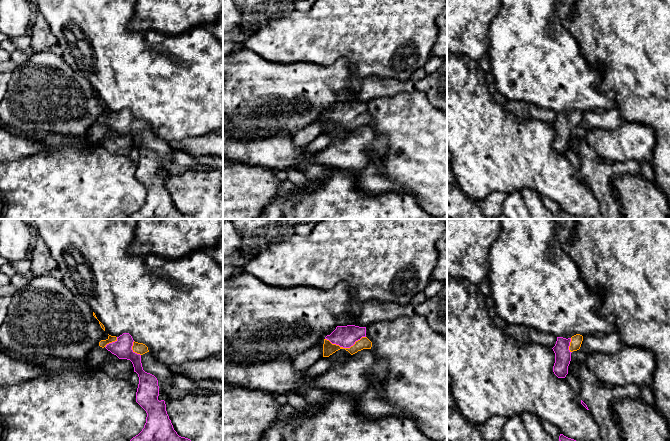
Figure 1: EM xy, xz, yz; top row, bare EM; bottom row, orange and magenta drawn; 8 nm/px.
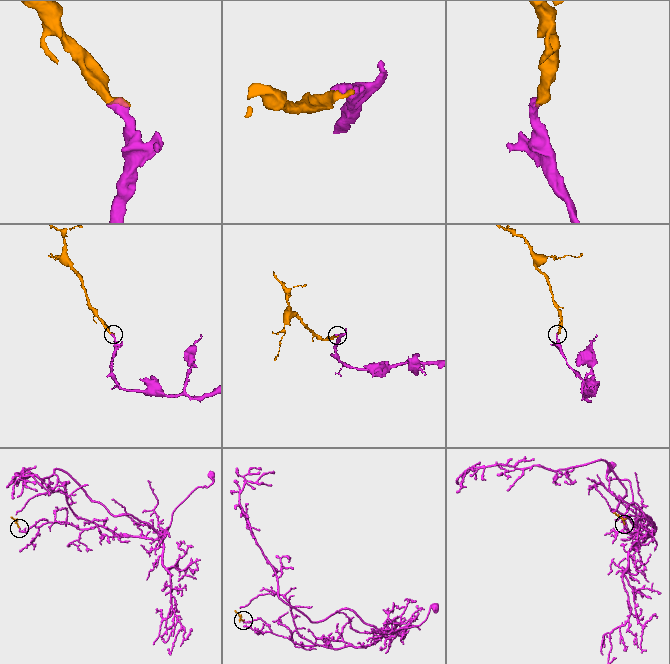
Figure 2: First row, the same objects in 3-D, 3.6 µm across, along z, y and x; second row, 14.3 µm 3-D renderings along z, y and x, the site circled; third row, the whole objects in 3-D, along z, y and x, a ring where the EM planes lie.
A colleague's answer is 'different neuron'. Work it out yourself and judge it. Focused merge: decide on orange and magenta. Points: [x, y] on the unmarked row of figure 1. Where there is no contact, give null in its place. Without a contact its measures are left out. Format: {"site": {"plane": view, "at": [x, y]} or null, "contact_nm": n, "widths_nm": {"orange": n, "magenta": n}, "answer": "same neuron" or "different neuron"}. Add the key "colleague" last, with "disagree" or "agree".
{"site": {"plane": "xz", "at": [345, 124]}, "contact_nm": 320, "widths_nm": {"orange": 100, "magenta": 180}, "answer": "same neuron", "colleague": "disagree"}

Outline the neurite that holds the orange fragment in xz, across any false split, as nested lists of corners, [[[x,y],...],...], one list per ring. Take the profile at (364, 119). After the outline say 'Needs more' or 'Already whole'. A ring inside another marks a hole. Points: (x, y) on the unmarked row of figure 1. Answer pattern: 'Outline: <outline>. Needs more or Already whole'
Outline: [[[337,102],[324,115],[323,133],[329,133],[340,125],[345,125],[353,131],[363,125],[371,125],[371,123],[372,118],[366,113],[366,103]]]. Needs more

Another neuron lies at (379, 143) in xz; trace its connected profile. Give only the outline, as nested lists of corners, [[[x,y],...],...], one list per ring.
[[[363,125],[351,131],[344,138],[336,138],[330,145],[315,153],[316,161],[329,167],[342,170],[361,169],[365,162],[365,153],[372,152],[383,158],[388,152],[388,140],[377,135],[371,125]]]

